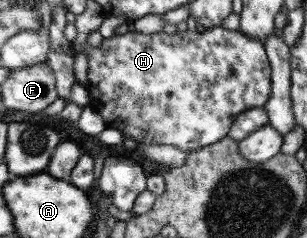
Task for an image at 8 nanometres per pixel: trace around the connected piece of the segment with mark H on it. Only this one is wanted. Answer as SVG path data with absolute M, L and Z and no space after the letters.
M221 26L204 29L202 33L186 30L172 34L163 31L153 35L132 31L122 35L112 34L111 37L103 39L98 46L85 44L88 62L88 84L86 89L91 95L91 102L88 106L102 116L108 128L121 130L127 137L132 138L137 143L170 144L170 146L176 146L185 153L196 152L200 148L208 147L210 144L218 143L220 139L224 139L224 136L227 136L230 131L232 120L235 120L240 112L260 109L263 107L264 102L267 102L268 96L271 94L271 66L268 66L264 49L263 43L244 36L244 33L240 30L229 30Z

